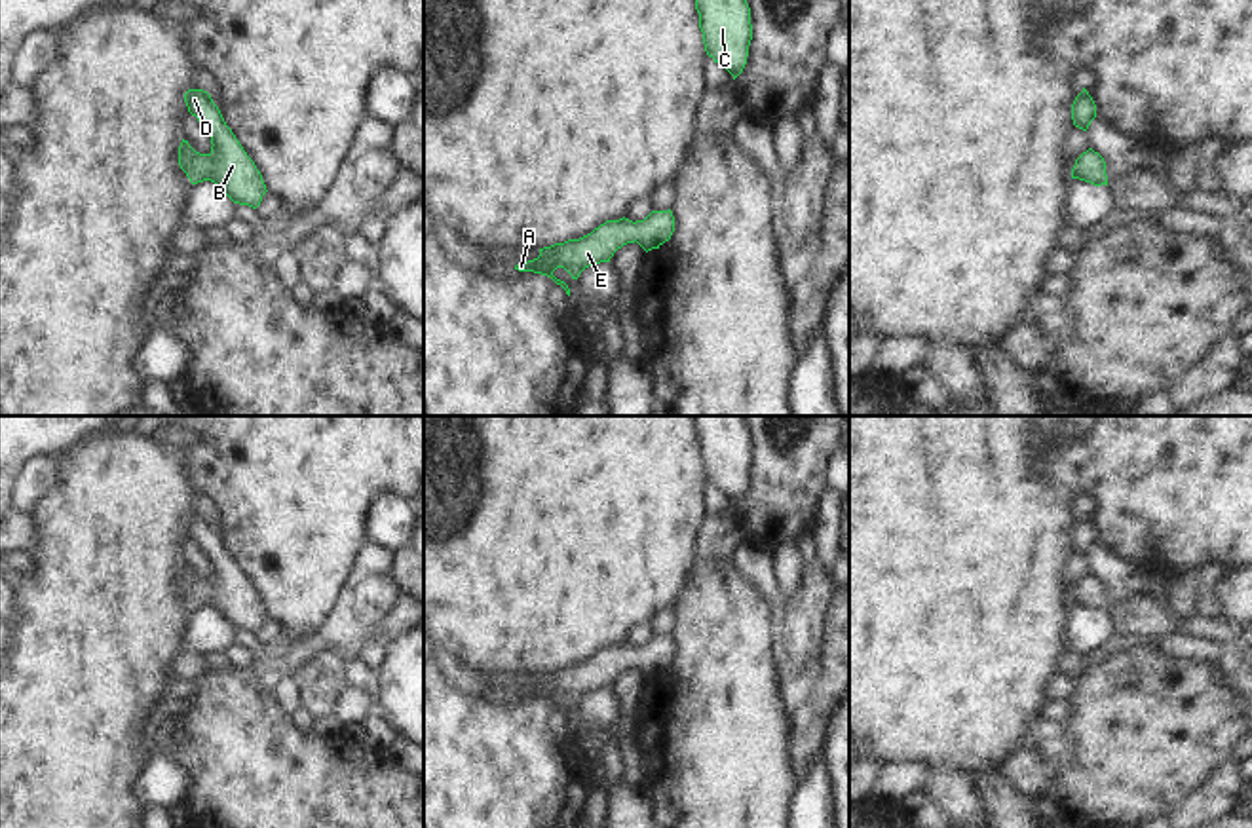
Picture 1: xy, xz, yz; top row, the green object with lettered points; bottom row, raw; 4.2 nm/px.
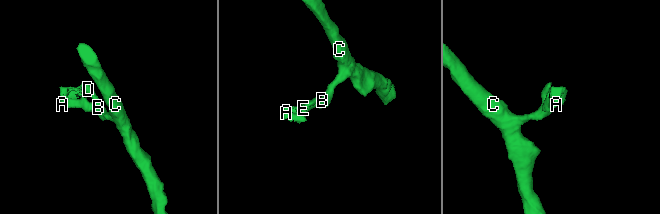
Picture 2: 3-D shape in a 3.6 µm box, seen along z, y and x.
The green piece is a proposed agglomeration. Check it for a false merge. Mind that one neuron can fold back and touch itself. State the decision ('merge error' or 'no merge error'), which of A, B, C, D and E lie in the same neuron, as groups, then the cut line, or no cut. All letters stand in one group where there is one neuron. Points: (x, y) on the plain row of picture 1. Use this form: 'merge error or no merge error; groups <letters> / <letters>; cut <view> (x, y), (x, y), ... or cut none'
no merge error; groups A B C D E; cut none

